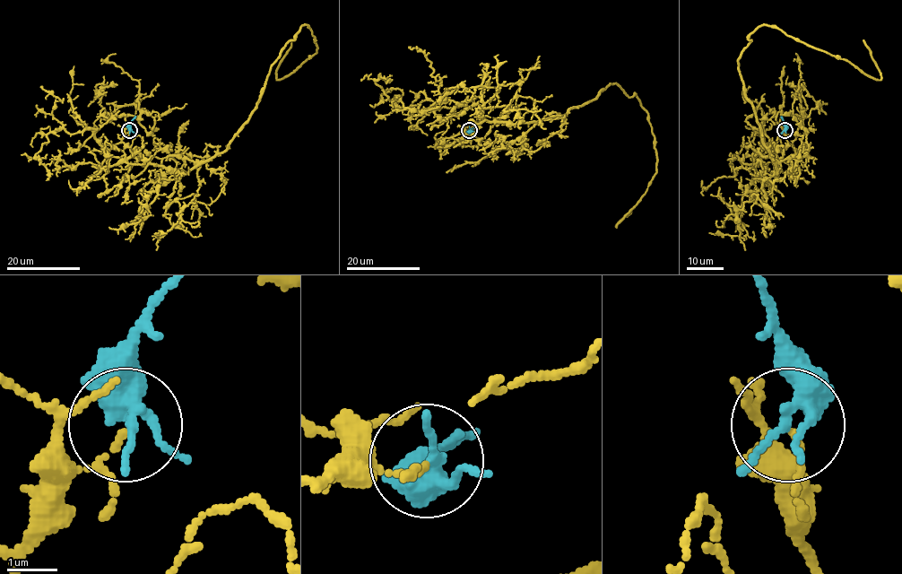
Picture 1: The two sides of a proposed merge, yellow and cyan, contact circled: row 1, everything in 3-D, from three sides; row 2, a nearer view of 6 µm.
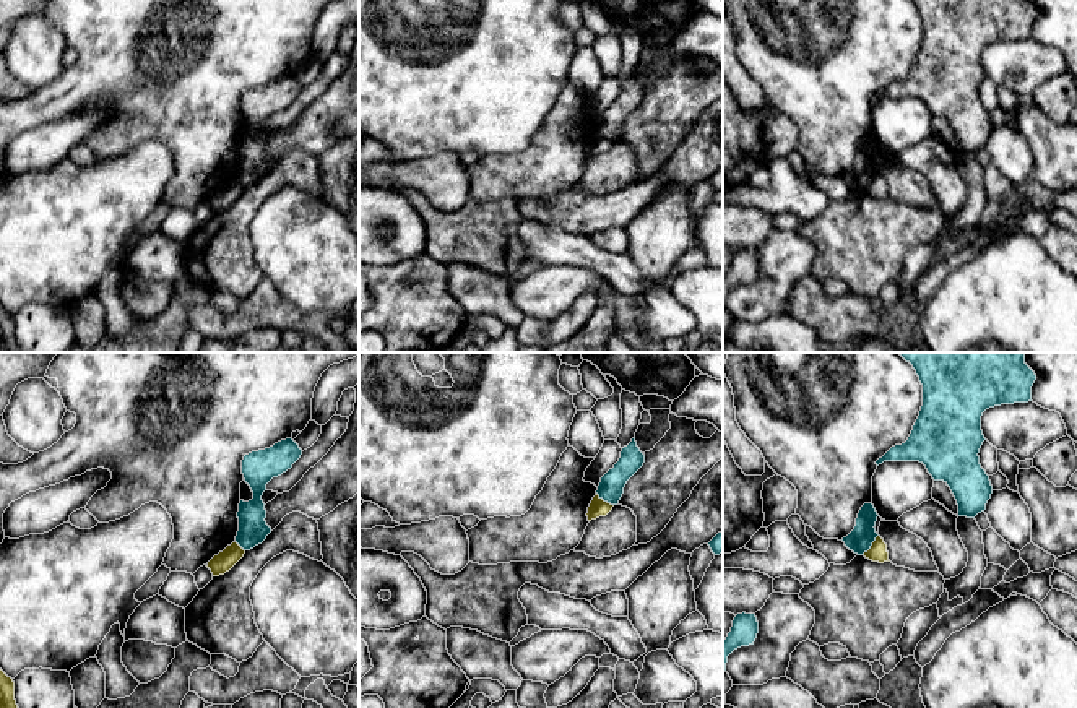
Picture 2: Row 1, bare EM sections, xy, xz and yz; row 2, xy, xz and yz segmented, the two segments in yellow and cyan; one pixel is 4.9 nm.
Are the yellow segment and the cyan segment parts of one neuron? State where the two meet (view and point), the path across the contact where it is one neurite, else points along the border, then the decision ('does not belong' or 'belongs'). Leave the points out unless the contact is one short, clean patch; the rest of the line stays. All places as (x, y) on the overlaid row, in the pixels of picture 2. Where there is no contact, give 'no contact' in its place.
yz (871, 546) | along yz (878, 535), (873, 544), (861, 554) | does not belong

